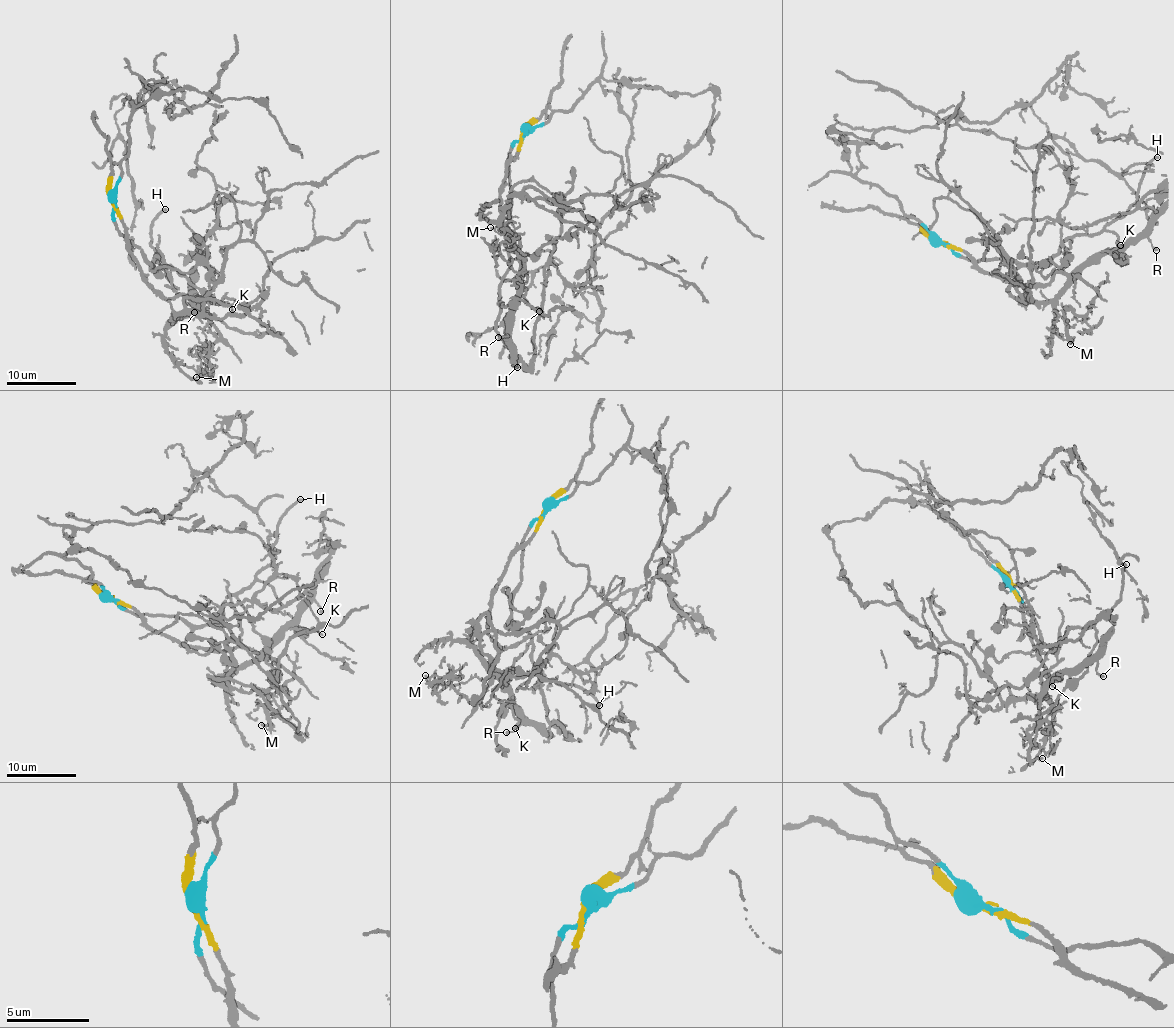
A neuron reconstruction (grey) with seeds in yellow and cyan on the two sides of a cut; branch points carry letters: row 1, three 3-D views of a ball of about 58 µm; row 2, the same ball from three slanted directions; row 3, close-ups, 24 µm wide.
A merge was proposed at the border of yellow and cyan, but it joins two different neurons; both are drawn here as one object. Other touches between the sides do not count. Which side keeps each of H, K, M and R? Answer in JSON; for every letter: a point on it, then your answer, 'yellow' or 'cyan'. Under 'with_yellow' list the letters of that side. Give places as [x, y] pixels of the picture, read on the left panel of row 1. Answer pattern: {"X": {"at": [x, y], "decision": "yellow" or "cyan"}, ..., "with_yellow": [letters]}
{"H": {"at": [165, 209], "decision": "cyan"}, "K": {"at": [232, 309], "decision": "yellow"}, "M": {"at": [196, 377], "decision": "yellow"}, "R": {"at": [194, 312], "decision": "yellow"}, "with_yellow": ["K", "M", "R"]}

